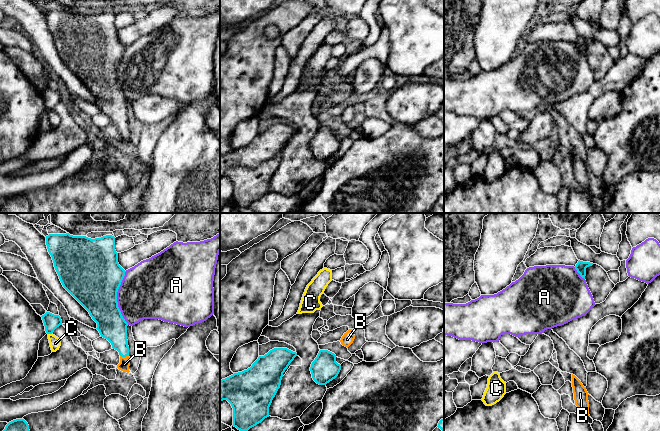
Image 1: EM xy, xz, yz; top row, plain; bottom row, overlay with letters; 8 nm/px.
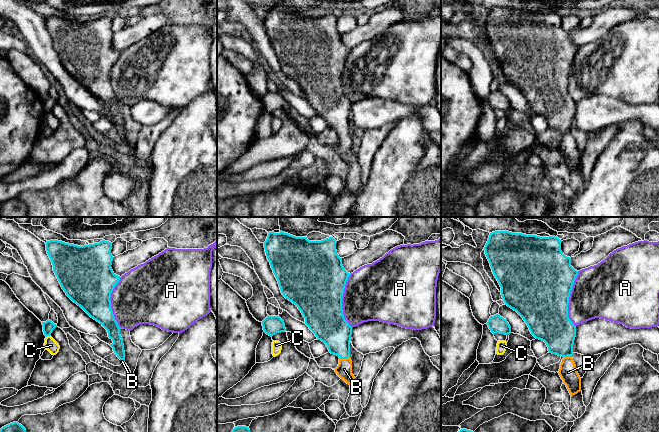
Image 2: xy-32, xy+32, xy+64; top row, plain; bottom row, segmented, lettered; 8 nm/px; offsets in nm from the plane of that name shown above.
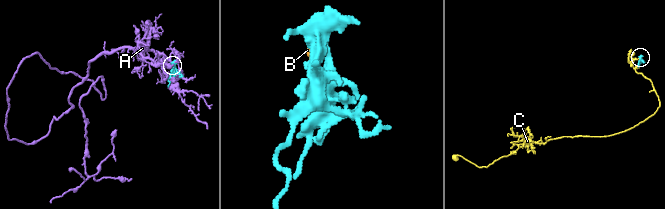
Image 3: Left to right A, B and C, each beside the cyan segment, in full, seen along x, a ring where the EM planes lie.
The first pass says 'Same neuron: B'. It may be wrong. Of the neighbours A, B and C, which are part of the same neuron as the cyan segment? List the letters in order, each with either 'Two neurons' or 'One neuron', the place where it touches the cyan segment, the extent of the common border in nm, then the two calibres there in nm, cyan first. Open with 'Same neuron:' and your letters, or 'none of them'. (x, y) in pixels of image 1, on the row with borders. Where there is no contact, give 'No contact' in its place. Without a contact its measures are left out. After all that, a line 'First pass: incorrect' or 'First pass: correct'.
Same neuron: B
A: Two neurons. Touches cyan at xy (116, 298). Shared border 440 nm. Thickness 440 nm (cyan) against 440 nm
B: One neuron. Touches cyan at xy (124, 356). Shared border 70 nm. Thickness 220 nm (cyan) against 90 nm
C: Two neurons. Touches cyan at xy (50, 333). Shared border 30 nm. Thickness 120 nm (cyan) against 90 nm
First pass: correct

